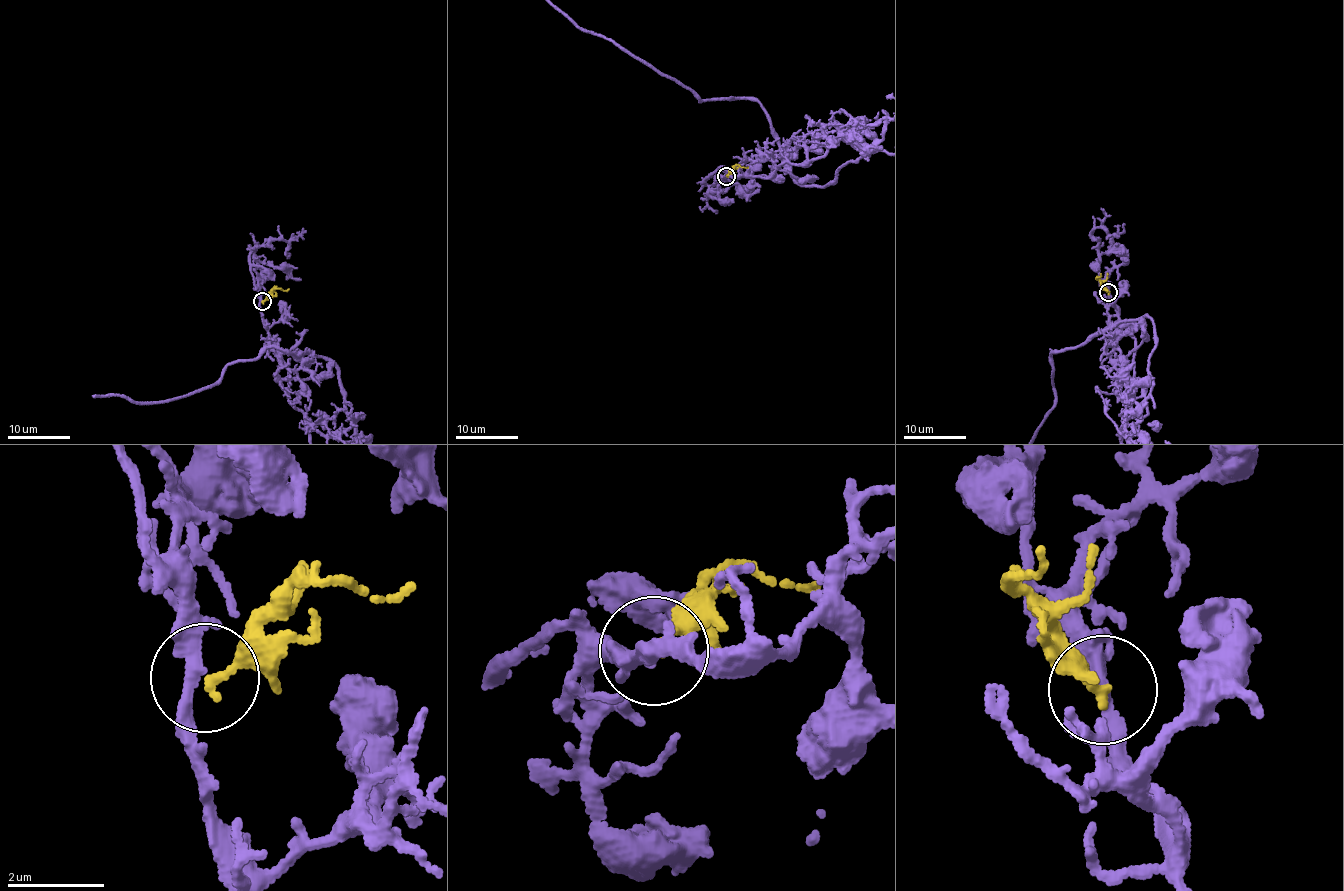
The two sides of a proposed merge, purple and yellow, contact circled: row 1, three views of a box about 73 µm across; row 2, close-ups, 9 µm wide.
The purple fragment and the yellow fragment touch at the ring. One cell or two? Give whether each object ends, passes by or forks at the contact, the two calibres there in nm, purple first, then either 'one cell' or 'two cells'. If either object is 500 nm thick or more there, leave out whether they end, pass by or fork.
purple forks | yellow ends | 240/190 nm | one cell

